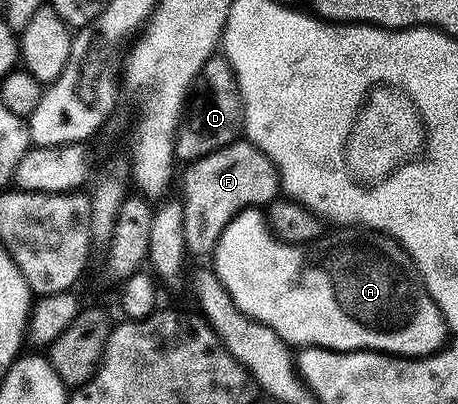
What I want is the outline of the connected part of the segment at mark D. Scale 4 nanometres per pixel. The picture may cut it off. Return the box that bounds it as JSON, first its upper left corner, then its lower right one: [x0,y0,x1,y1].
[175,54,243,162]

